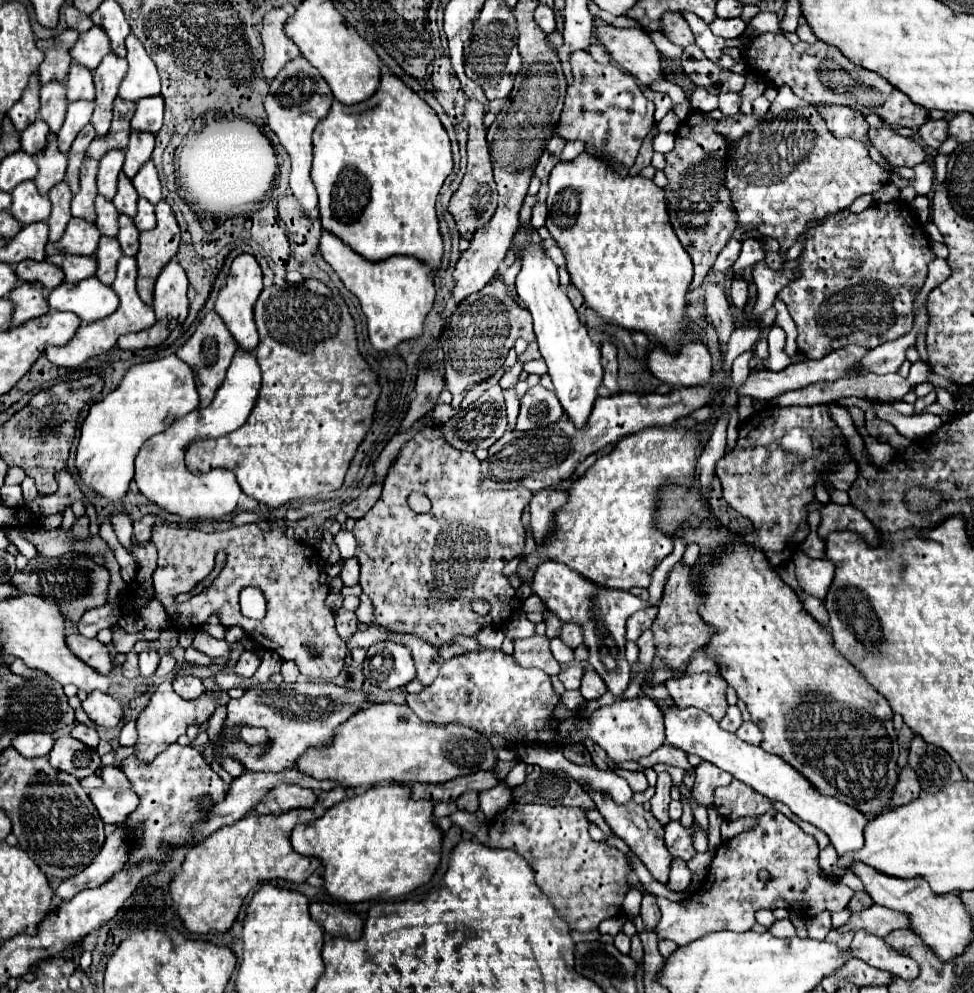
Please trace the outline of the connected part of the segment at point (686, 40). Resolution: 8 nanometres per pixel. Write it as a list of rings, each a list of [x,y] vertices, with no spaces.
[[[666,13],[662,17],[662,25],[664,25],[664,35],[674,43],[674,45],[682,45],[688,47],[694,43],[694,35],[686,23],[686,19],[680,13]]]

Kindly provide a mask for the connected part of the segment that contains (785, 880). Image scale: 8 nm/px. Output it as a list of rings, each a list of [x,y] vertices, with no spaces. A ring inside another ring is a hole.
[[[774,809],[760,815],[760,825],[756,825],[756,829],[744,831],[740,835],[736,835],[734,839],[726,841],[720,845],[720,849],[716,851],[716,857],[710,865],[710,871],[706,875],[704,885],[692,893],[690,897],[686,897],[680,905],[658,897],[658,907],[662,911],[662,919],[658,923],[658,937],[662,939],[670,939],[676,945],[688,945],[690,941],[696,941],[708,933],[714,931],[750,931],[754,925],[754,913],[760,909],[788,909],[788,911],[798,911],[804,913],[806,917],[814,917],[820,915],[822,911],[842,911],[848,901],[852,899],[854,891],[850,887],[846,887],[844,883],[832,883],[820,877],[820,865],[818,865],[818,843],[812,835],[806,835],[794,821],[790,821],[788,817],[776,813]],[[766,869],[770,873],[768,881],[760,881],[758,873]]]

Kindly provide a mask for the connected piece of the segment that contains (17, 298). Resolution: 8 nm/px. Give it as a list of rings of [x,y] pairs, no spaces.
[[[20,283],[8,295],[8,299],[12,299],[14,305],[16,305],[12,325],[22,325],[28,319],[46,315],[50,311],[48,299],[44,295],[44,287],[40,283]]]

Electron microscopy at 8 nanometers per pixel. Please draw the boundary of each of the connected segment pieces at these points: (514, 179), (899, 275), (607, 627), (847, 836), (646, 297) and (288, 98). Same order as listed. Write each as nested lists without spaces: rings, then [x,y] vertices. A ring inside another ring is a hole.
[[[492,125],[488,129],[488,147],[494,163],[494,179],[498,185],[500,201],[494,217],[490,219],[488,227],[480,229],[474,239],[470,241],[470,247],[460,255],[456,269],[454,269],[454,289],[452,297],[456,305],[460,305],[468,295],[482,291],[496,275],[498,265],[504,261],[508,249],[512,247],[512,237],[518,231],[518,213],[522,207],[522,201],[528,193],[530,179],[534,175],[536,161],[540,159],[540,153],[544,151],[544,145],[548,143],[548,129],[500,129],[500,125]],[[528,131],[532,131],[528,135]]]
[[[874,203],[874,205],[870,205],[870,207],[868,207],[866,211],[862,211],[862,213],[848,213],[848,215],[846,215],[846,213],[840,211],[840,213],[834,213],[834,215],[828,215],[824,221],[820,221],[818,225],[814,225],[812,229],[806,231],[806,245],[804,245],[804,251],[802,251],[802,255],[800,255],[800,265],[798,265],[800,271],[802,271],[800,279],[792,281],[788,287],[784,287],[784,289],[778,293],[778,297],[786,303],[790,315],[792,315],[796,327],[798,327],[798,339],[796,339],[798,351],[804,353],[808,359],[822,359],[822,357],[826,357],[828,353],[832,353],[832,351],[844,347],[846,343],[856,343],[856,345],[862,345],[862,347],[866,347],[866,349],[874,349],[874,347],[878,347],[878,345],[882,345],[882,343],[886,343],[886,341],[892,341],[892,339],[898,339],[898,337],[908,335],[910,329],[912,329],[912,323],[914,323],[912,303],[914,303],[918,291],[922,289],[922,285],[924,285],[924,281],[926,281],[928,263],[934,261],[934,259],[936,259],[936,255],[934,255],[934,253],[930,251],[930,247],[928,247],[928,237],[926,237],[926,233],[924,233],[924,227],[922,227],[920,223],[916,223],[914,219],[906,219],[906,217],[904,217],[904,209],[902,209],[900,203]],[[854,255],[862,257],[862,267],[858,267],[858,269],[850,267],[850,259],[852,259]]]
[[[674,539],[674,551],[662,561],[662,565],[654,571],[654,579],[650,585],[650,603],[644,603],[642,599],[634,597],[628,591],[614,591],[614,589],[604,589],[600,585],[588,583],[584,577],[580,577],[576,571],[568,569],[562,563],[556,561],[546,561],[538,567],[534,583],[532,583],[532,591],[544,601],[544,605],[554,611],[562,621],[566,623],[578,623],[584,629],[584,643],[590,649],[590,665],[594,667],[594,671],[602,677],[602,681],[606,683],[606,689],[614,695],[614,697],[622,697],[624,691],[628,689],[630,683],[630,663],[624,657],[624,645],[626,645],[626,619],[648,607],[648,605],[658,605],[668,573],[670,569],[674,569],[674,565],[682,559],[686,551],[686,545],[682,543],[682,539]]]
[[[674,705],[670,709],[664,709],[662,713],[666,723],[666,743],[686,753],[694,753],[704,761],[728,771],[732,777],[740,779],[754,791],[770,797],[772,801],[786,803],[792,809],[792,813],[796,813],[802,821],[808,821],[822,829],[830,837],[830,843],[836,847],[838,855],[856,851],[864,845],[862,831],[868,819],[856,807],[844,805],[836,797],[822,797],[804,775],[800,775],[792,765],[788,765],[780,757],[766,753],[762,747],[754,747],[740,741],[734,733],[720,729],[720,725],[700,709],[676,709]]]
[[[580,153],[576,159],[572,161],[560,161],[552,173],[550,173],[550,191],[548,191],[548,221],[546,221],[546,227],[548,231],[552,233],[552,237],[556,239],[558,247],[564,251],[564,257],[566,257],[566,267],[568,267],[568,273],[570,273],[570,279],[572,283],[582,291],[586,303],[600,315],[604,317],[606,321],[612,321],[620,327],[626,327],[626,329],[634,329],[634,331],[642,331],[646,335],[654,335],[664,347],[668,347],[670,351],[674,351],[678,345],[674,343],[674,339],[686,329],[684,325],[684,311],[686,311],[686,293],[688,293],[688,285],[692,281],[692,261],[688,257],[688,253],[684,251],[684,247],[680,245],[674,229],[672,229],[672,223],[670,223],[670,217],[668,217],[668,205],[666,205],[666,197],[664,197],[664,191],[652,181],[652,179],[646,179],[642,175],[636,175],[636,177],[620,177],[612,165],[606,161],[606,159],[600,159],[600,157],[594,157],[590,153]]]
[[[298,55],[296,59],[288,61],[288,65],[284,65],[284,69],[270,83],[268,95],[264,99],[264,107],[268,113],[268,127],[278,135],[280,143],[284,145],[284,149],[292,159],[290,187],[310,217],[316,217],[318,213],[318,195],[310,179],[312,133],[314,127],[322,121],[322,117],[328,113],[332,99],[334,95],[328,83],[324,81],[324,77],[302,55]]]

